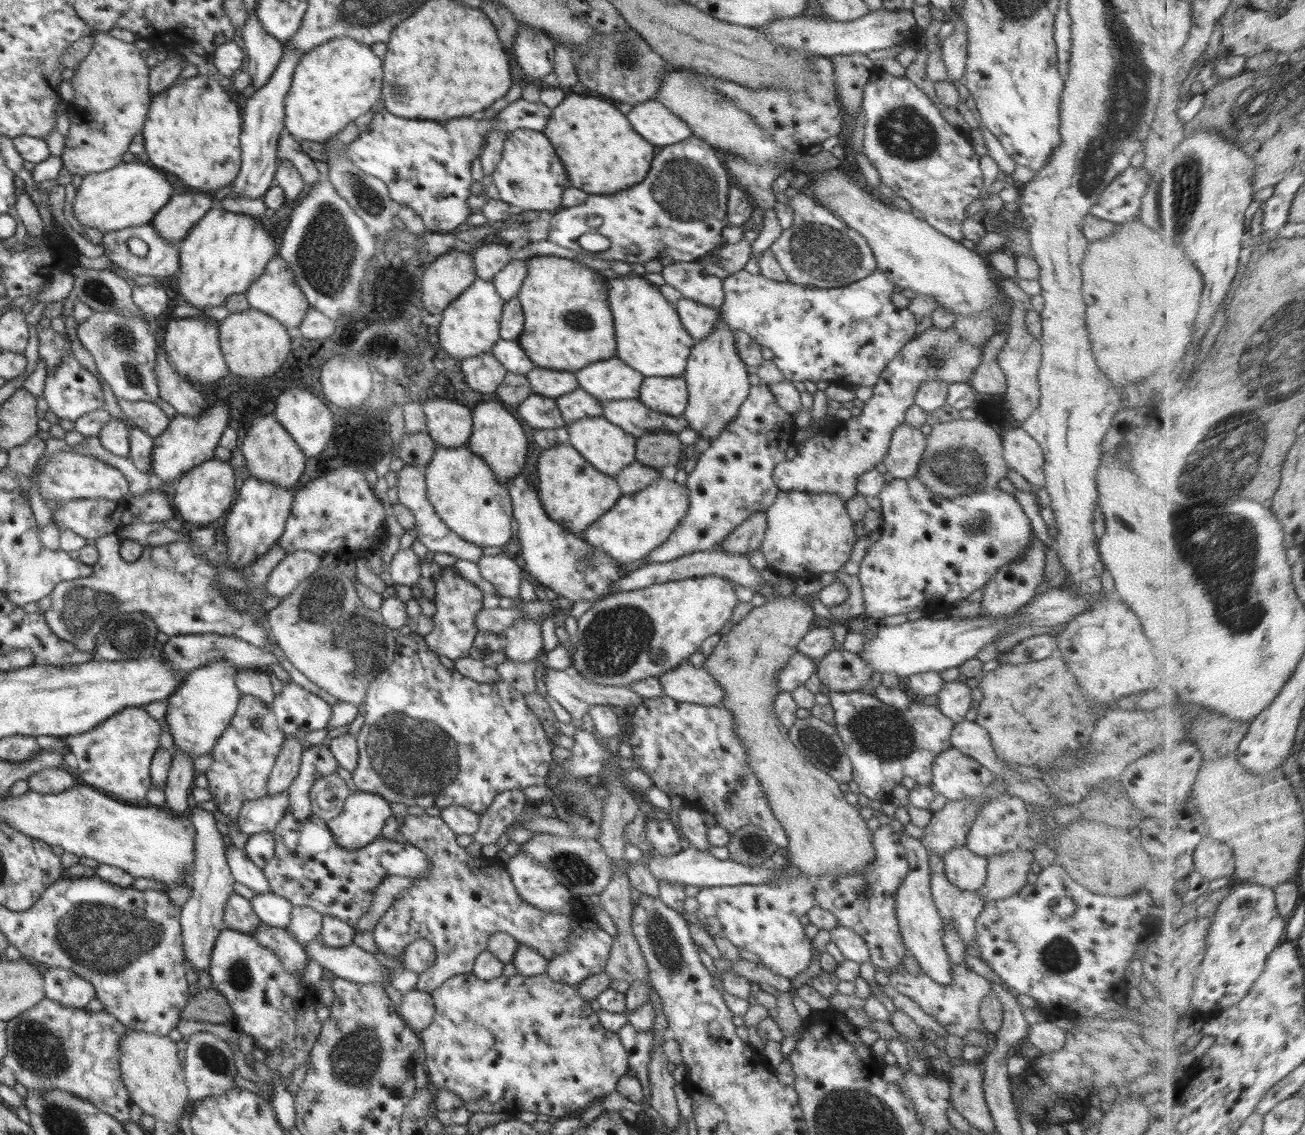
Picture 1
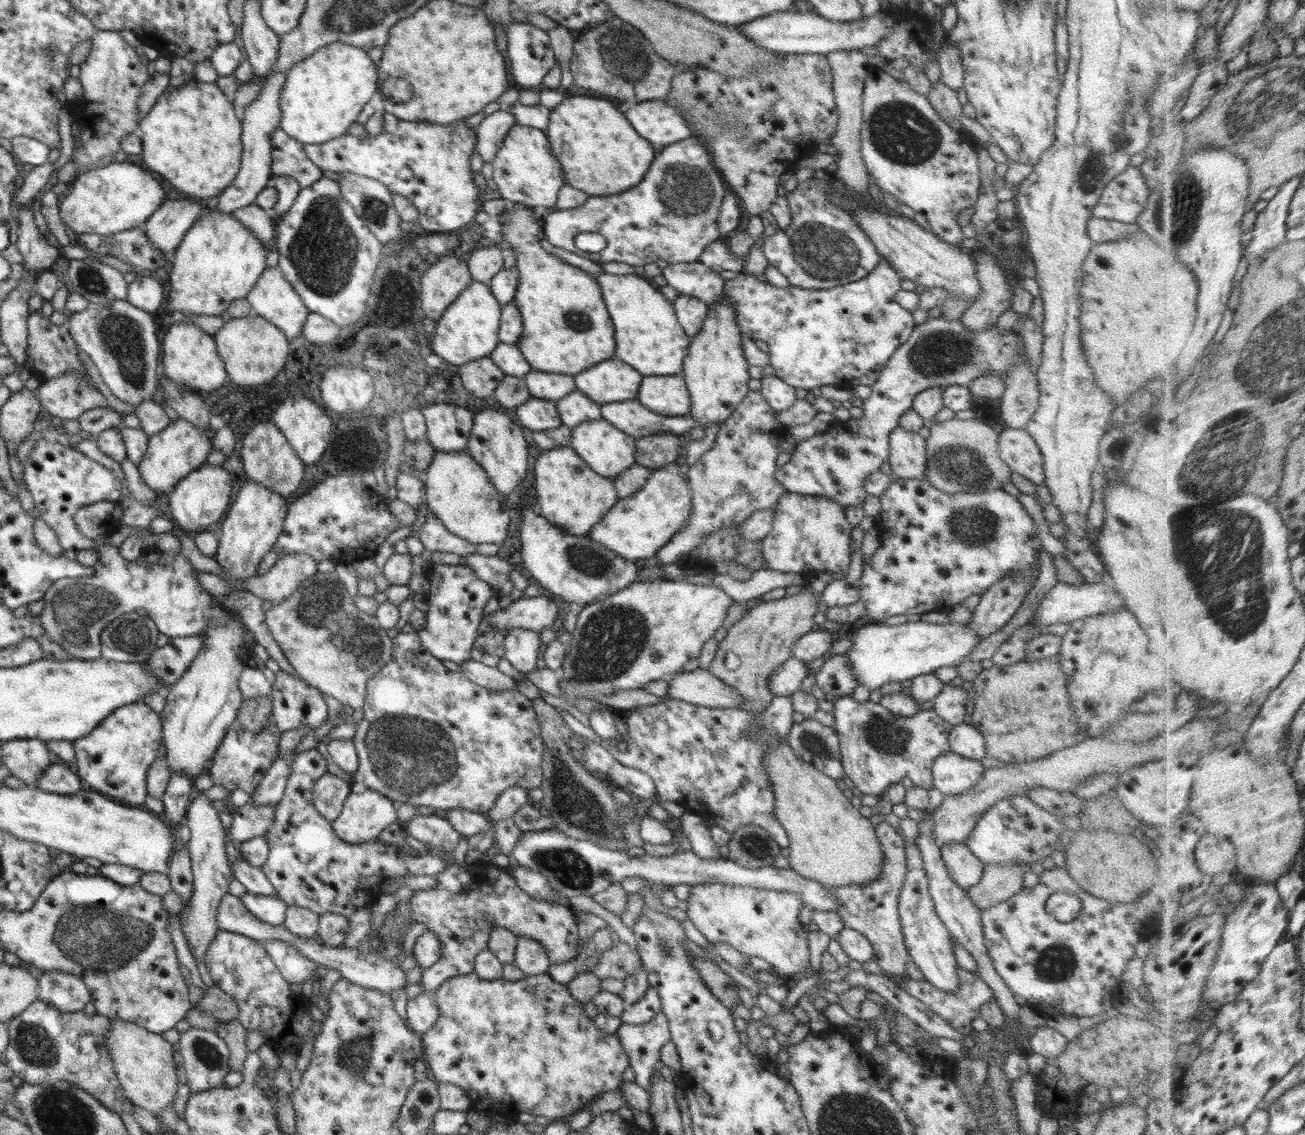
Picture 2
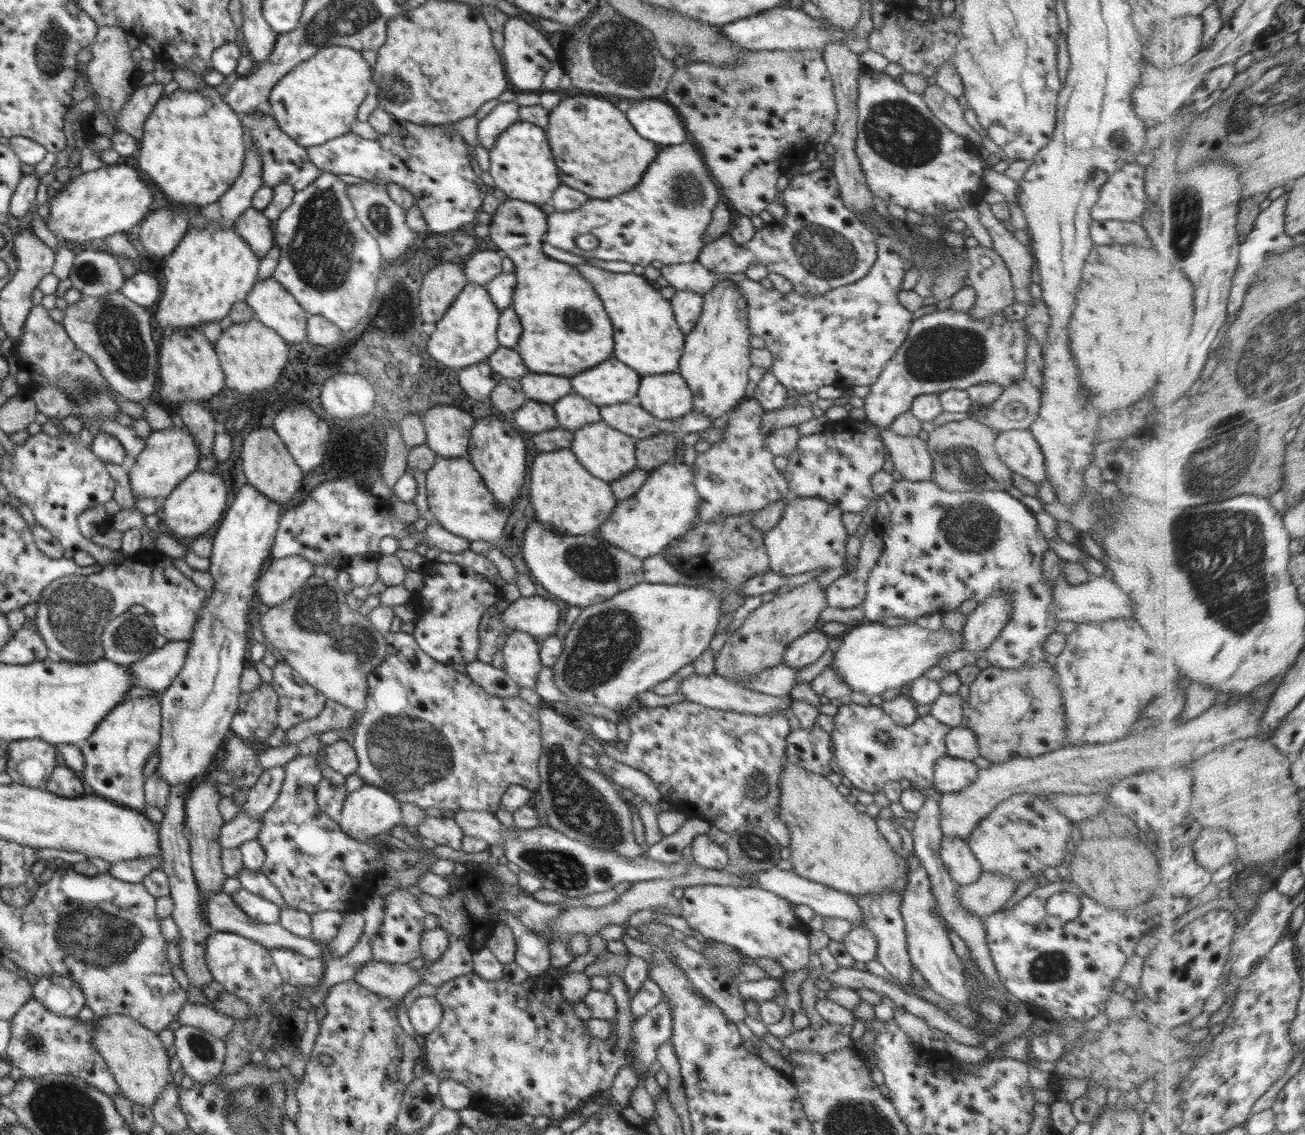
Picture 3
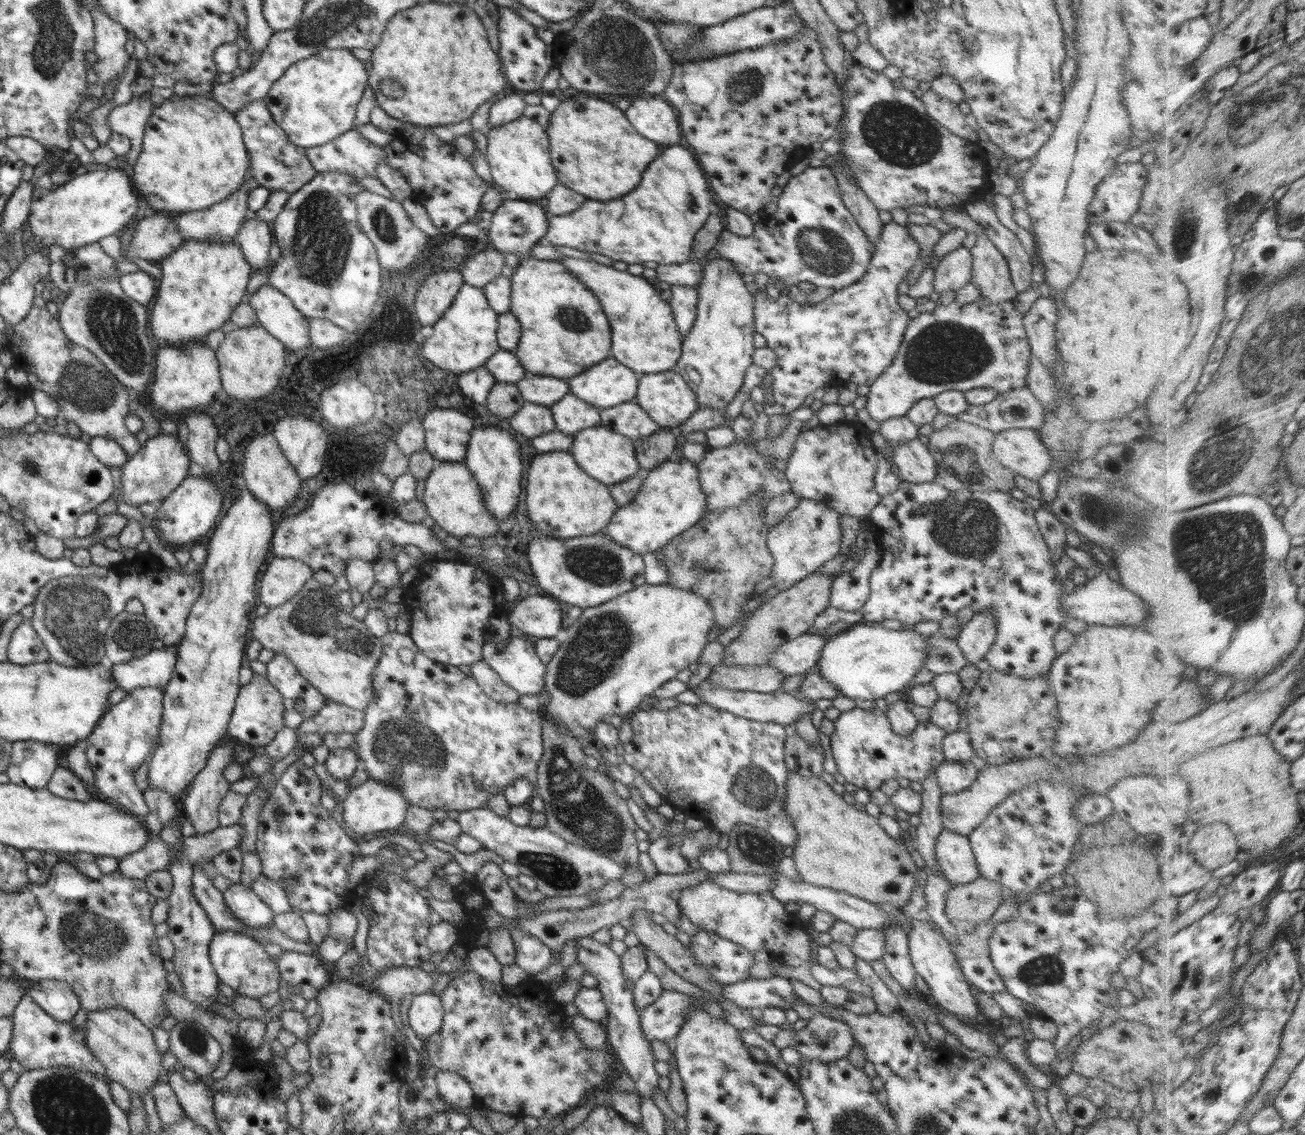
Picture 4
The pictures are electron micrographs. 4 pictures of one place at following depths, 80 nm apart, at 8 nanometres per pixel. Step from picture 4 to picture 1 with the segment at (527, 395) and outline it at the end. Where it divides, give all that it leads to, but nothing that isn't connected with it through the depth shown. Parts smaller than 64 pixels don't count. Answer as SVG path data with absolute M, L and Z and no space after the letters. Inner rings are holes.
M534 367L527 375L534 393L557 399L579 387L575 373Z

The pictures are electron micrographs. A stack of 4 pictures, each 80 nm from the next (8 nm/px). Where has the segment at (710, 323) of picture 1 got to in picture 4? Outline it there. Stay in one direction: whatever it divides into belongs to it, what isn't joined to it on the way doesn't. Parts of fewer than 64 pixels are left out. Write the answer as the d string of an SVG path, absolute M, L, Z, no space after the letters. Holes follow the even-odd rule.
M672 285L669 305L679 333L684 336L690 332L696 321L698 291L682 285Z

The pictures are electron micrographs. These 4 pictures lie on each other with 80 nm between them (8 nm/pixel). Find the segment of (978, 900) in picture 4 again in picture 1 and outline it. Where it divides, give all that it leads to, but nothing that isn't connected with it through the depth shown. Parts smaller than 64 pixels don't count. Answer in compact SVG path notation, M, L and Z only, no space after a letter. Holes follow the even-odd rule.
M1024 849L988 857L987 879L976 894L981 896L984 903L1016 894L1026 886L1033 860L1033 854Z

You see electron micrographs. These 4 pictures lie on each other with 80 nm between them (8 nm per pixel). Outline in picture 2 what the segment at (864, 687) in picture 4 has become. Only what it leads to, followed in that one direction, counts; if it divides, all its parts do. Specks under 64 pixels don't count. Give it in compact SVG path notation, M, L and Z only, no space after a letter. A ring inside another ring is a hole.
M920 620L893 626L870 622L855 632L852 650L846 653L846 658L859 684L868 687L870 692L889 682L934 673L944 666L957 667L981 641L970 625L950 622L933 624Z

